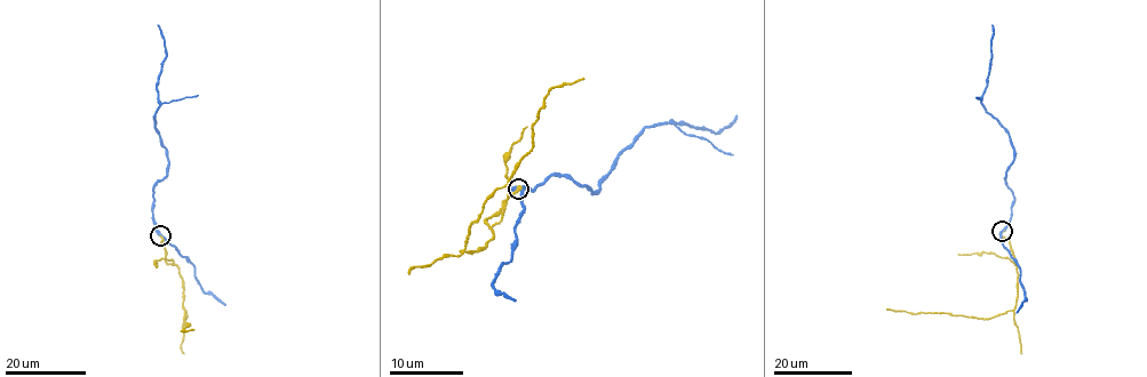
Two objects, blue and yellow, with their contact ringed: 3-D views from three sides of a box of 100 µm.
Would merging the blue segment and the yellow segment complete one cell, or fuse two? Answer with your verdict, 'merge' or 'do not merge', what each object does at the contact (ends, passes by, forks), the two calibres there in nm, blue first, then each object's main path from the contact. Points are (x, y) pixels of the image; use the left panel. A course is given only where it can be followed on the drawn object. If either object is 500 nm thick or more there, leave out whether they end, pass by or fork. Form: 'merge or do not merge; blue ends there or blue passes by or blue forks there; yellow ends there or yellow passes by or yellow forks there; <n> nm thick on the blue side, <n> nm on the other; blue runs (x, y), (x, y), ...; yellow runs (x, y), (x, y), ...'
do not merge; blue passes by; yellow ends there; 400 nm thick on the blue side, 400 nm on the other; blue runs (160, 234), (152, 205), (154, 187), (166, 175), (167, 151), (154, 126), (157, 82), (166, 56), (157, 24); yellow runs (160, 234), (165, 262), (178, 270), (184, 323), (190, 326), (181, 331), (193, 329)

